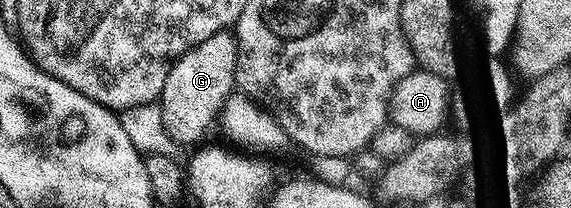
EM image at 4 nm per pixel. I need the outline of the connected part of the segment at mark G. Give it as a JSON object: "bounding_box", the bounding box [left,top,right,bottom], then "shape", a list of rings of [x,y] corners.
{"bounding_box":[159,30,237,146],"shape":[[[226,30],[220,32],[219,34],[211,34],[211,38],[203,38],[203,42],[199,42],[193,48],[188,48],[188,50],[181,56],[177,58],[177,61],[171,66],[171,70],[167,74],[167,82],[163,82],[163,90],[161,91],[159,97],[159,107],[162,112],[162,122],[163,126],[166,128],[166,133],[173,139],[177,146],[183,146],[183,144],[193,144],[196,145],[201,135],[208,130],[209,127],[214,127],[215,119],[218,117],[222,106],[225,105],[226,98],[234,91],[235,81],[233,78],[233,71],[237,65],[237,44],[235,41],[235,36],[232,31]]]}

